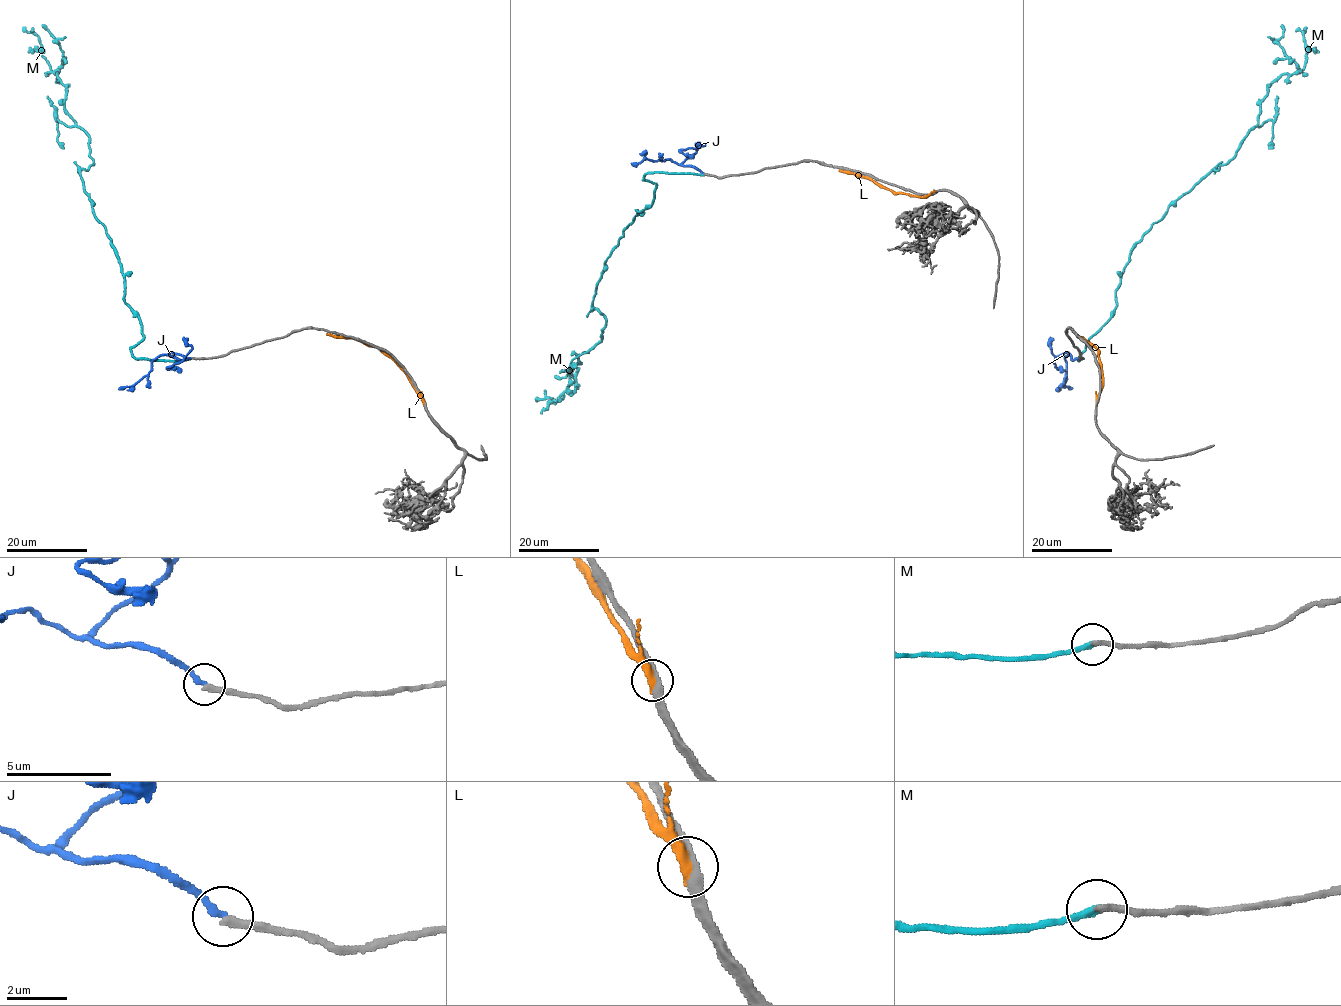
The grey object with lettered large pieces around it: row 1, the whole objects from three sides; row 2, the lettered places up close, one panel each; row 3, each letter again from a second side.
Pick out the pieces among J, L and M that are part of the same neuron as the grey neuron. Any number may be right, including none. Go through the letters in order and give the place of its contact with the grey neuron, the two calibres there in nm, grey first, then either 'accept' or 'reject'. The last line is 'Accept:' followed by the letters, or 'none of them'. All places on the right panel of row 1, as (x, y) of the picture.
J: contact (1079, 358); calibres 260 and 220 nm; accept
L: contact (1096, 403); calibres 260 and 320 nm; reject
M: contact (1080, 358); calibres 280 and 240 nm; reject
Accept: J

